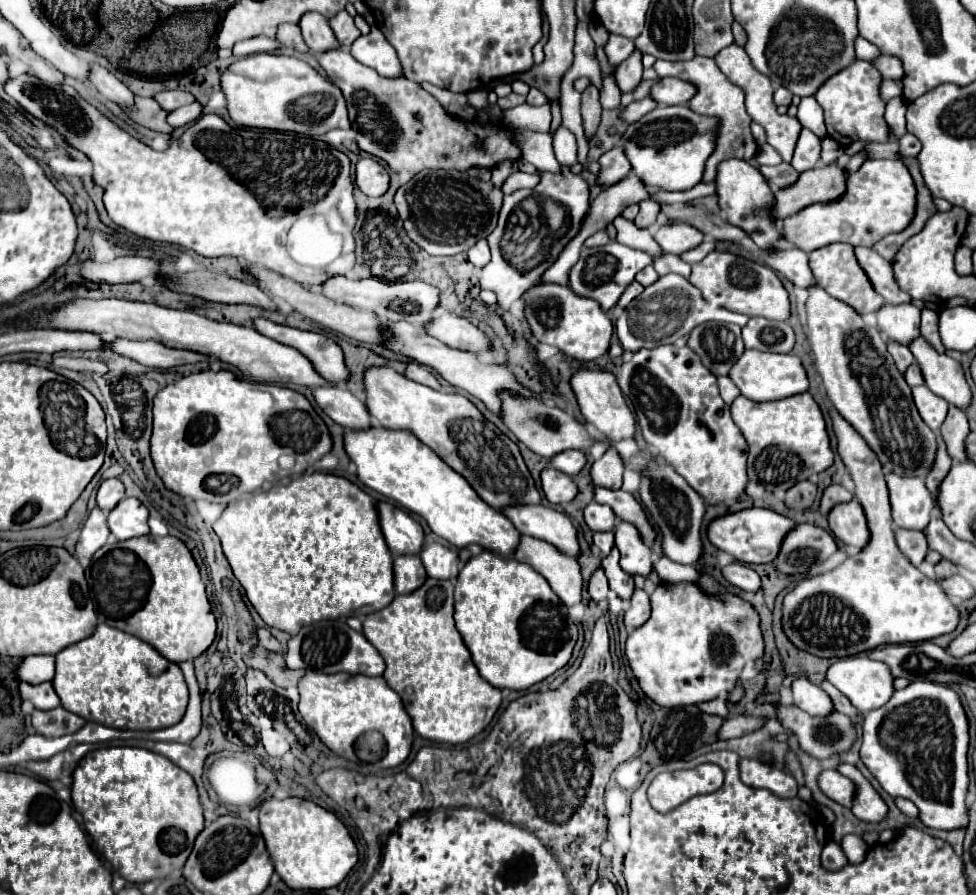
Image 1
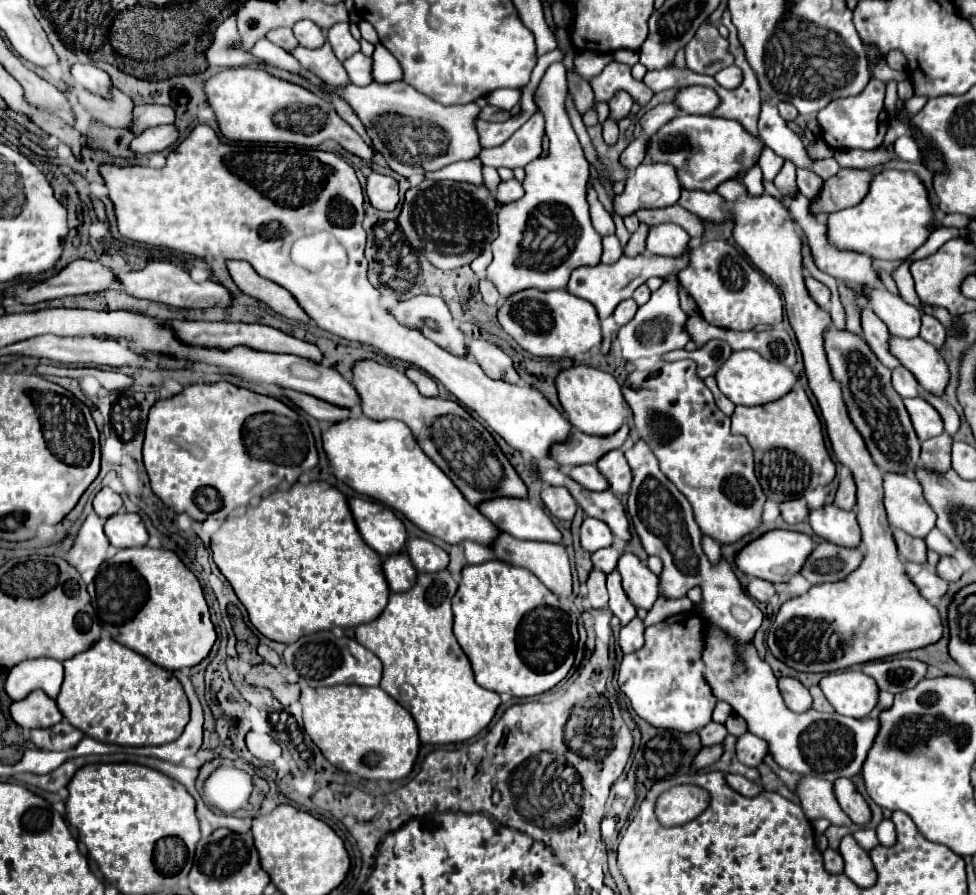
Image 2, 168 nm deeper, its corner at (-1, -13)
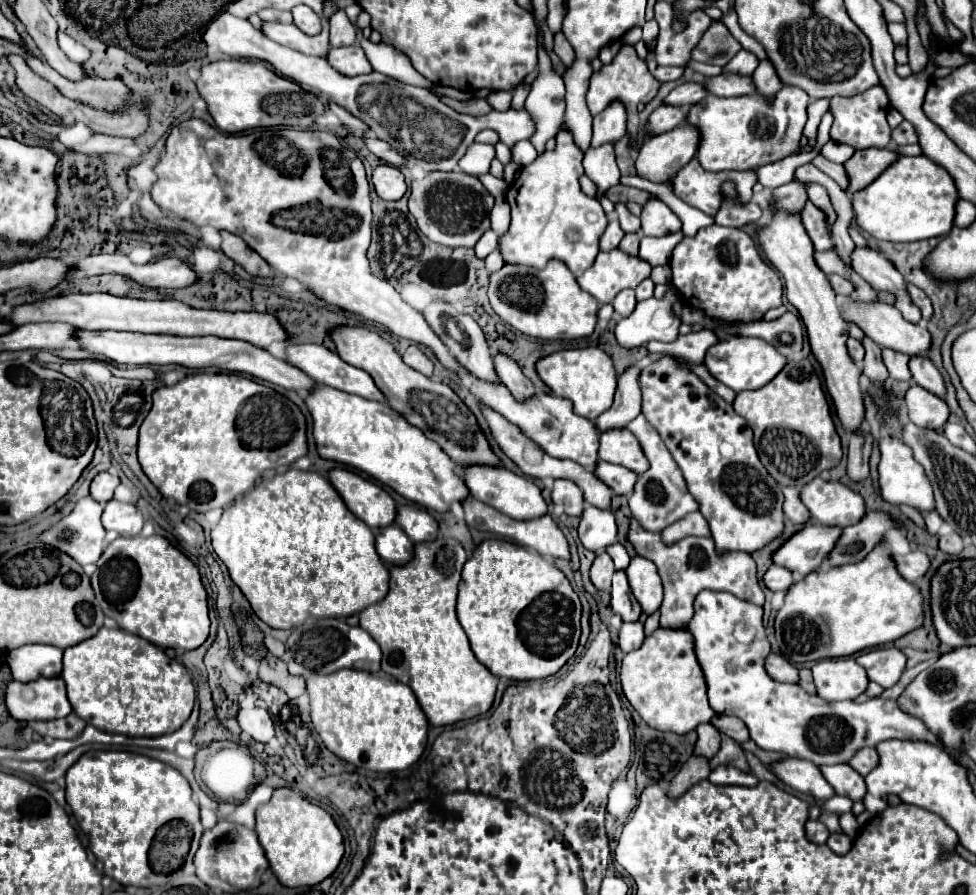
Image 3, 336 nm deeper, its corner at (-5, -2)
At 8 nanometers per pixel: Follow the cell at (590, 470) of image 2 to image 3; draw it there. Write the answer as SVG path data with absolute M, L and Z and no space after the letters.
M597 464L595 474L613 490L615 496L631 496L633 494L633 486L637 482L637 474L631 472L629 468L623 466L613 466L613 464Z

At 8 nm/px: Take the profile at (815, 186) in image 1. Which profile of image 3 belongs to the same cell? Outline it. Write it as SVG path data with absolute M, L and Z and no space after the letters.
M865 148L855 150L855 154L845 162L849 174L849 194L869 186L885 168L889 168L899 154L891 148Z

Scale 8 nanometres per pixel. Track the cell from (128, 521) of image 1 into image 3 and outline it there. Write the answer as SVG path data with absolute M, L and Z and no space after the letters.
M109 500L103 510L103 526L105 530L115 530L121 536L135 536L143 528L143 516L133 504L125 504L119 500Z

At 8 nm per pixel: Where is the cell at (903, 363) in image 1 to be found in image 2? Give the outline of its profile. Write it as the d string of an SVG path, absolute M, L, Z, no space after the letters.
M867 309L861 315L861 327L863 327L863 337L867 339L869 347L875 351L879 361L889 369L899 367L901 363L897 363L897 357L893 357L893 353L889 351L891 335L889 335L887 327L881 323L881 319L871 309Z

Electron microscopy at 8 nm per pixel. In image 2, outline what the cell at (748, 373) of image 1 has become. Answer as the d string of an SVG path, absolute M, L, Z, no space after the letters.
M739 351L733 353L731 359L717 371L715 375L719 389L735 403L735 405L745 405L745 407L755 407L755 405L767 405L773 403L781 397L785 397L795 385L797 377L789 367L783 367L779 363L771 363L757 355L755 351Z

